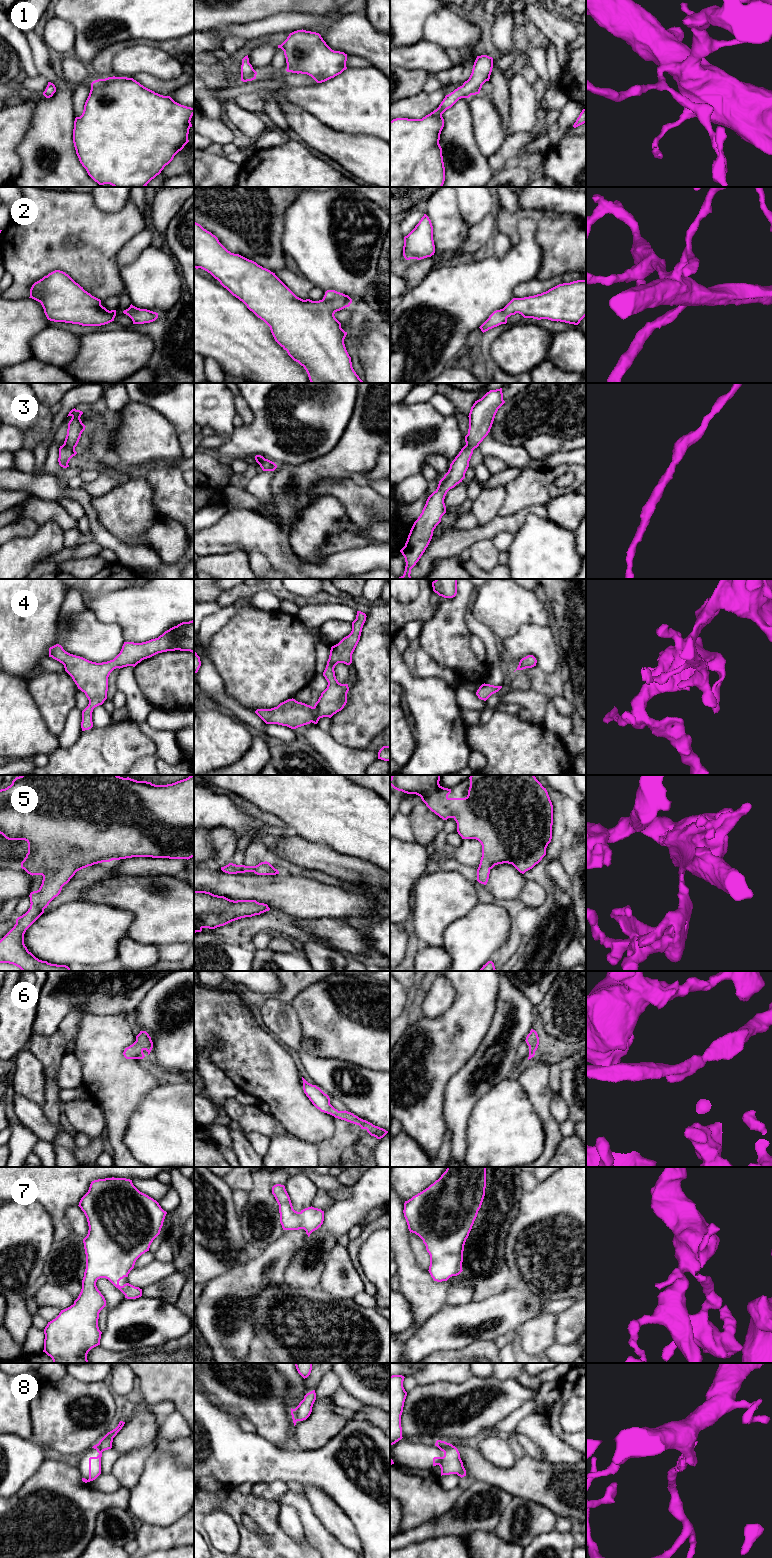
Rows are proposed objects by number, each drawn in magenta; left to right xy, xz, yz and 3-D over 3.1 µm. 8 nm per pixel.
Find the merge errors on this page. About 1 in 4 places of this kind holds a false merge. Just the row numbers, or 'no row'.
8

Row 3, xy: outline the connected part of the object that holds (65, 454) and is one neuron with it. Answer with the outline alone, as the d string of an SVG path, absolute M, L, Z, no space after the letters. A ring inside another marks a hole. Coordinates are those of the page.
M75 408L68 414L68 416L71 416L72 418L68 423L67 435L64 444L59 448L58 458L59 465L63 468L69 467L68 463L70 459L77 454L75 447L77 446L81 434L86 427L80 419L82 414L82 411L76 410Z

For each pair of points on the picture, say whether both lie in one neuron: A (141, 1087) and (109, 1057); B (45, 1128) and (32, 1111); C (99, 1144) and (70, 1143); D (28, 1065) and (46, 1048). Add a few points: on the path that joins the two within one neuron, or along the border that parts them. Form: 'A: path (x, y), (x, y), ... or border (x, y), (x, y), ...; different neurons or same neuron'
A: path (133, 1079), (117, 1065); same neuron
B: path (41, 1124), (32, 1115); same neuron
C: path (92, 1151), (77, 1150); same neuron
D: border (26, 1047), (41, 1063), (45, 1079); different neurons

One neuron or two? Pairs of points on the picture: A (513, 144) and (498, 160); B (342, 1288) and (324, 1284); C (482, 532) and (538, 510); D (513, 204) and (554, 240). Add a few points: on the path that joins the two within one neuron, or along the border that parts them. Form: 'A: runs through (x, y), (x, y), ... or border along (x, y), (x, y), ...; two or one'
A: runs through (510, 148), (502, 156); one
B: runs through (338, 1284), (328, 1284); one
C: runs through (496, 525), (512, 524), (524, 512); one
D: border along (500, 203), (508, 211), (520, 210); two

